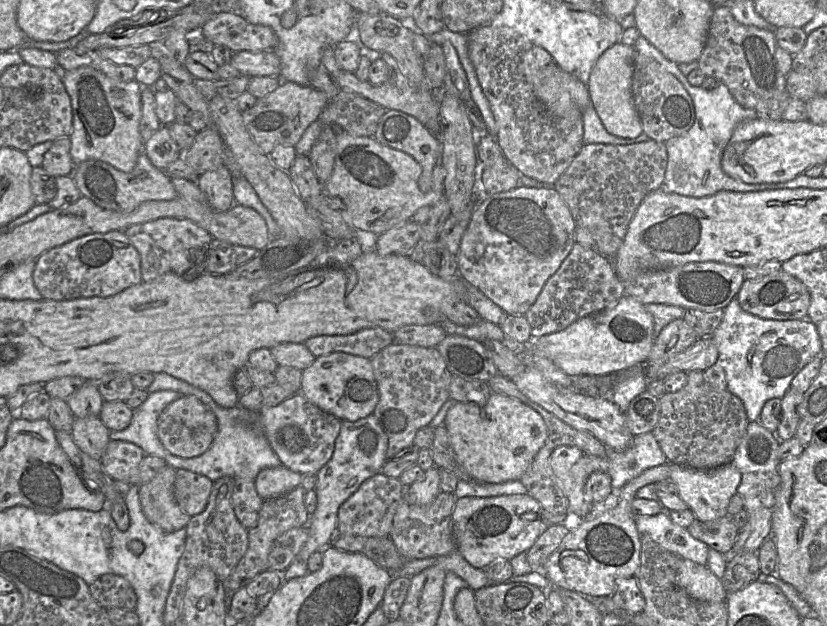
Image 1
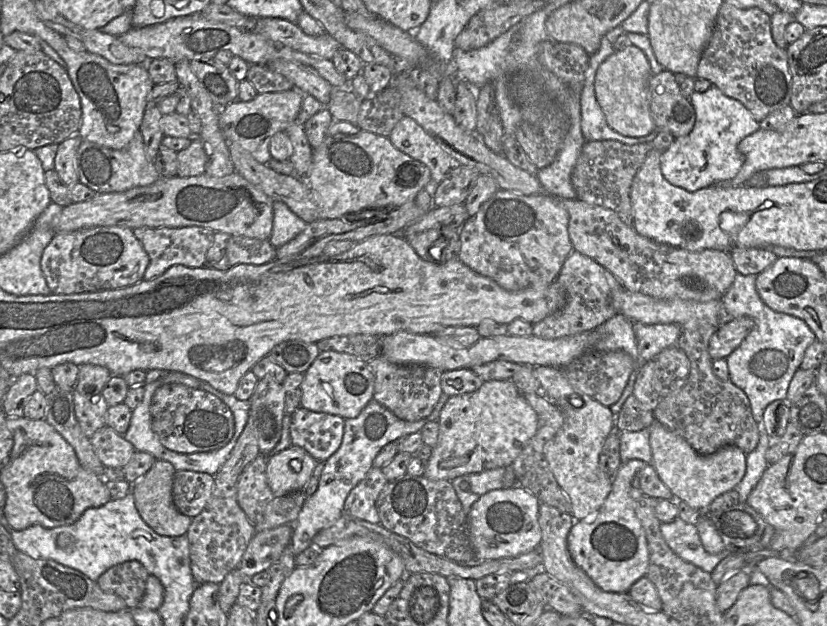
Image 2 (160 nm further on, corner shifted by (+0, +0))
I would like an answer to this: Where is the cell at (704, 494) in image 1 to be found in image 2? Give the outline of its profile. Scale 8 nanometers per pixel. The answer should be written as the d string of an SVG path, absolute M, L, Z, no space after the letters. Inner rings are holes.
M656 419L650 428L650 446L652 450L652 466L662 482L673 493L675 500L682 500L690 507L703 511L720 495L733 490L743 479L746 472L746 455L736 446L724 446L712 455L700 455L681 436L671 432Z

